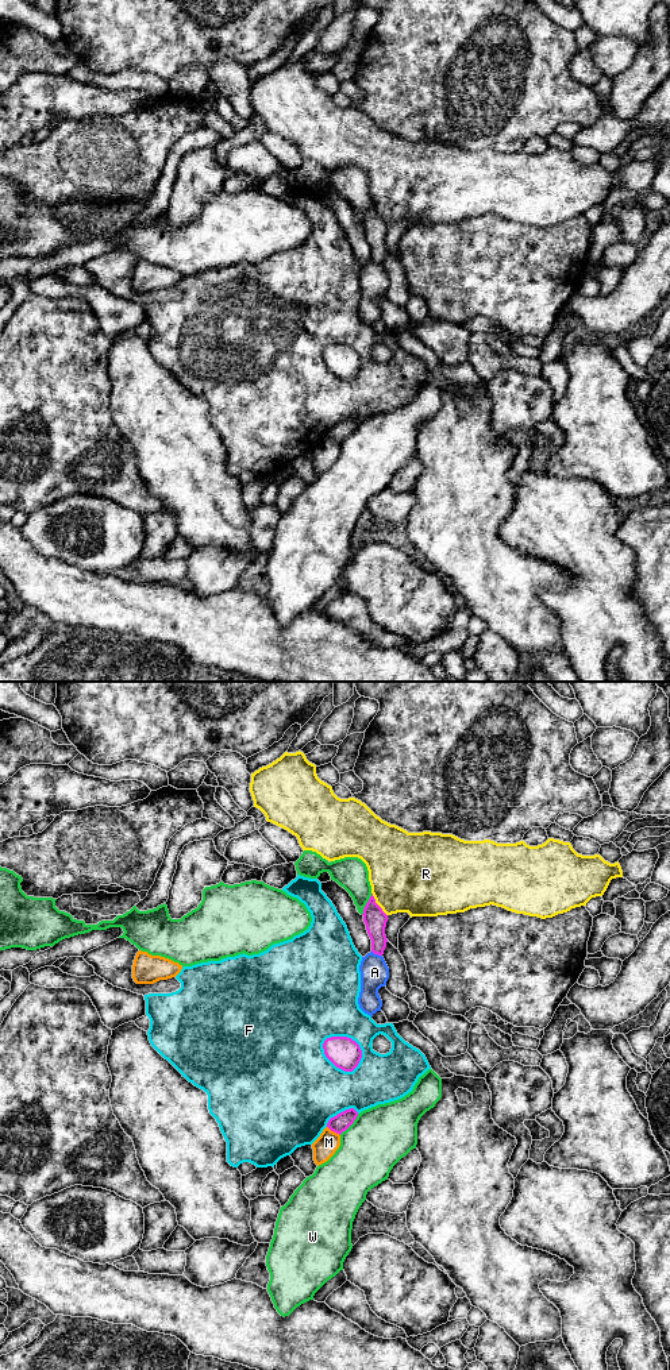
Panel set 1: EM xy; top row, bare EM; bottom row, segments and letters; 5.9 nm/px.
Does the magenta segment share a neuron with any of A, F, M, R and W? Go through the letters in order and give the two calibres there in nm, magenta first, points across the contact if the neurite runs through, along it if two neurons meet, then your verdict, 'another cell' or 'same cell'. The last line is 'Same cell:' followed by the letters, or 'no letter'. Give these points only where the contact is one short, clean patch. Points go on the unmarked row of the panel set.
A: calibres 140 and 170 nm; border xy (372, 259), (381, 265); another cell
F: calibres 190 and 420 nm; another cell
M: calibres 110 and 140 nm; border xy (327, 435), (339, 444); another cell
R: calibres 140 and 440 nm; border xy (372, 201), (376, 212), (387, 224); another cell
W: calibres 110 and 360 nm; another cell
Same cell: no letter

